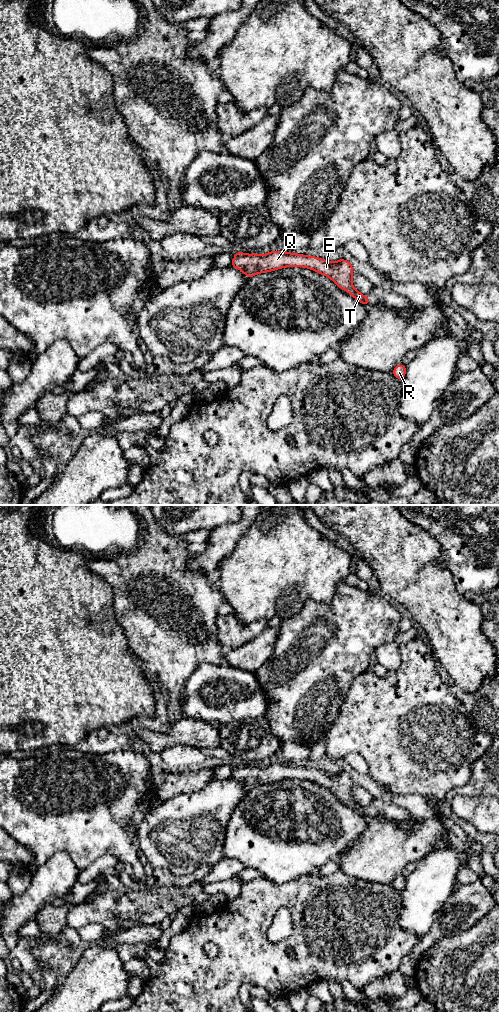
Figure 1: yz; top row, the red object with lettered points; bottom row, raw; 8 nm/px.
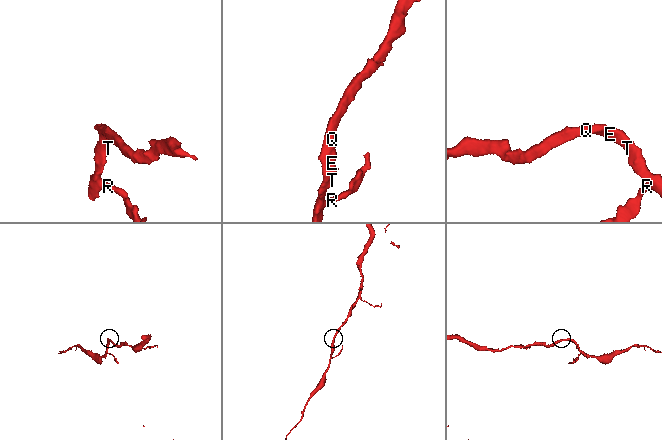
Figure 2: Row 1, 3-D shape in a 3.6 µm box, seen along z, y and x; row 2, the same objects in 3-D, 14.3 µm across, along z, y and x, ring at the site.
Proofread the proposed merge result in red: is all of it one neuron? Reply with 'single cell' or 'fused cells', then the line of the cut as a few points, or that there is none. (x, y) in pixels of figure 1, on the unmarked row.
single cell; no cut

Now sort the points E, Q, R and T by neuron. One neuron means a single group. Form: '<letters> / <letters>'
E Q R T

